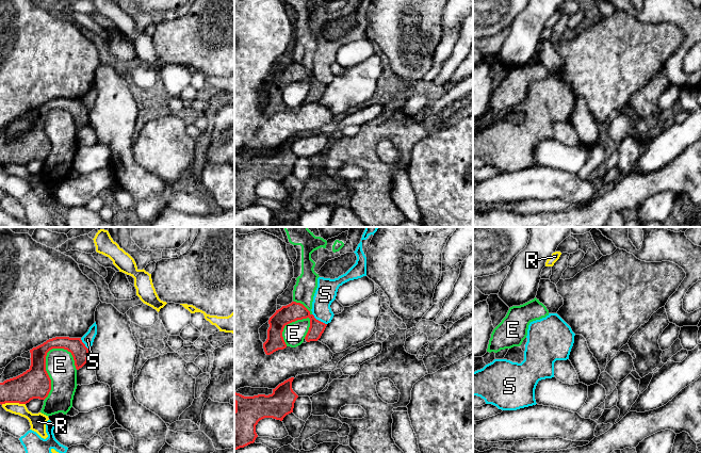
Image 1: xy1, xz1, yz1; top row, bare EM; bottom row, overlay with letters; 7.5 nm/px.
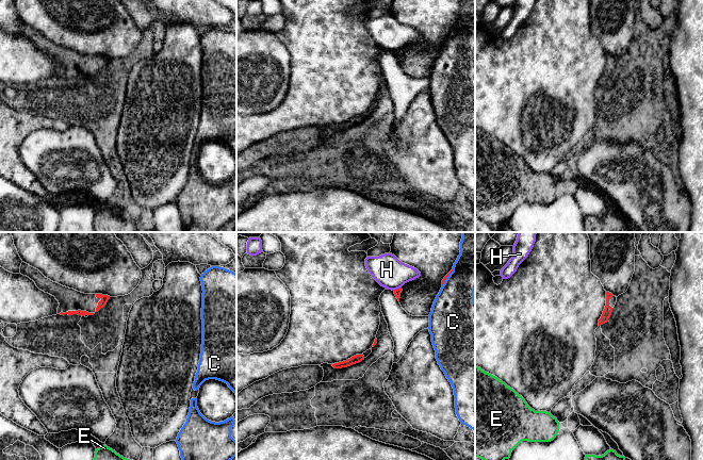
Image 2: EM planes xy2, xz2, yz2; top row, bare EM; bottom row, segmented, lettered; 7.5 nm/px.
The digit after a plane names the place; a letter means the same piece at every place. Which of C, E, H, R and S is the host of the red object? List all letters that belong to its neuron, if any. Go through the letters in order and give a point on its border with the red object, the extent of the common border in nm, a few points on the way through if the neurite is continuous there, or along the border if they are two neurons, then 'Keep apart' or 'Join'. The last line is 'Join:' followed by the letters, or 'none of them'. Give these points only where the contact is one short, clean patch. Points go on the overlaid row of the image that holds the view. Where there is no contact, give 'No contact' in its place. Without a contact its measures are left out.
C: Touches red at xz2 (446, 278). Shared border 150 nm. Keep apart
E: Touches red at xy1 (45, 367). Shared border 420 nm. Keep apart
H: Touches red at xz2 (397, 289). Shared border 70 nm. Keep apart
R: Touches red at xy1 (13, 402). Shared border 180 nm. Keep apart
S: Touches red at xz1 (318, 320). Shared border 140 nm. Boundary: xz1 (312, 313), (316, 319), (326, 324). Keep apart
Join: none of them

